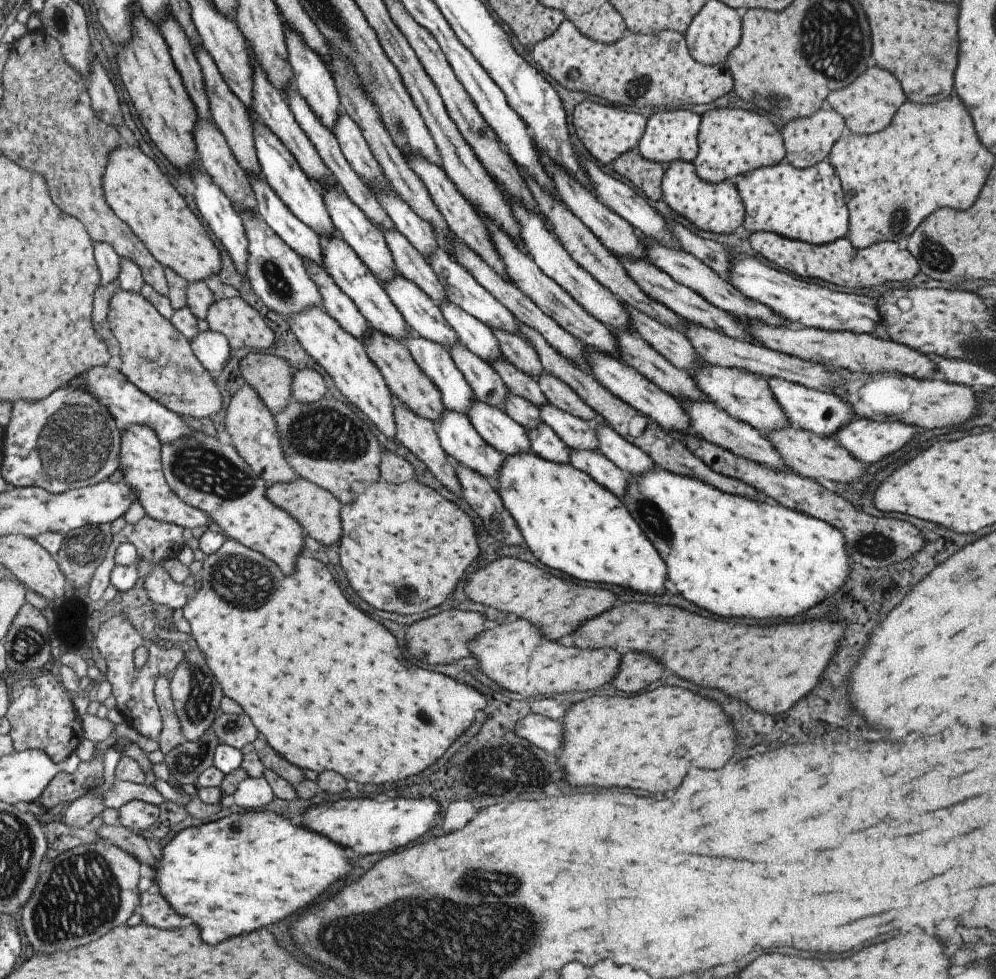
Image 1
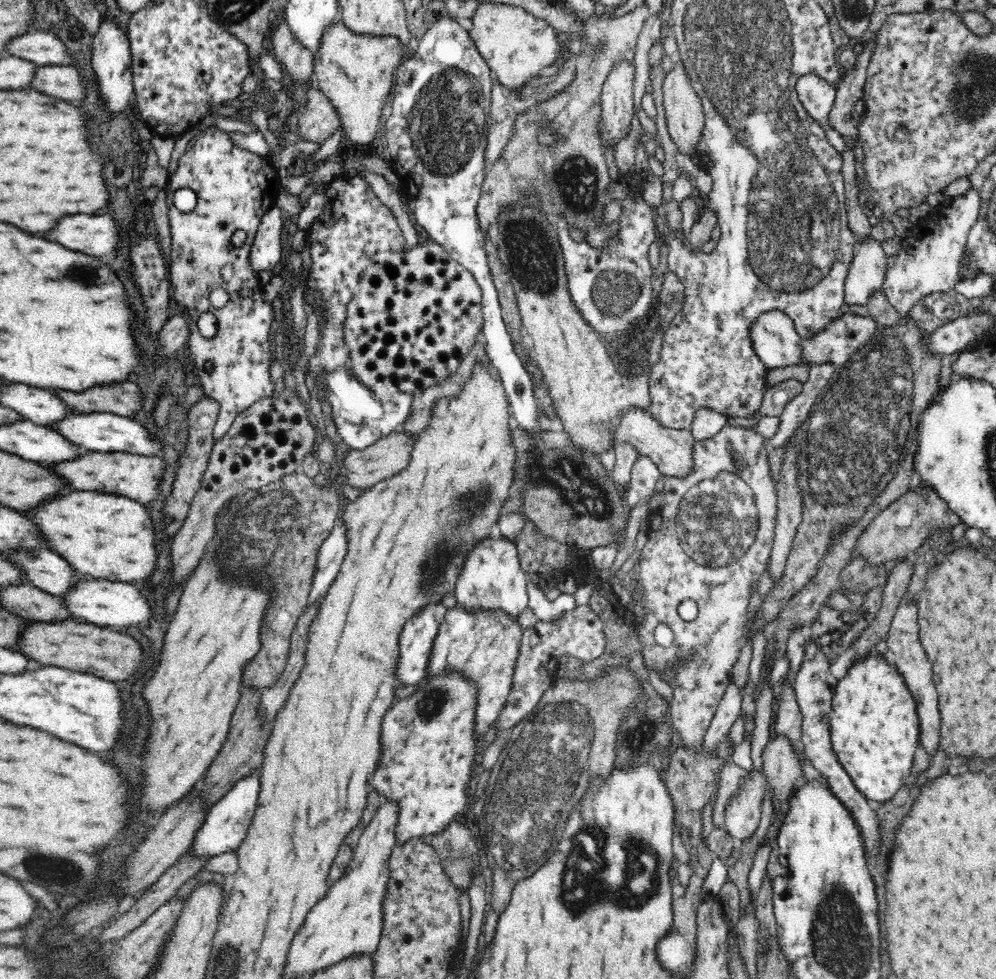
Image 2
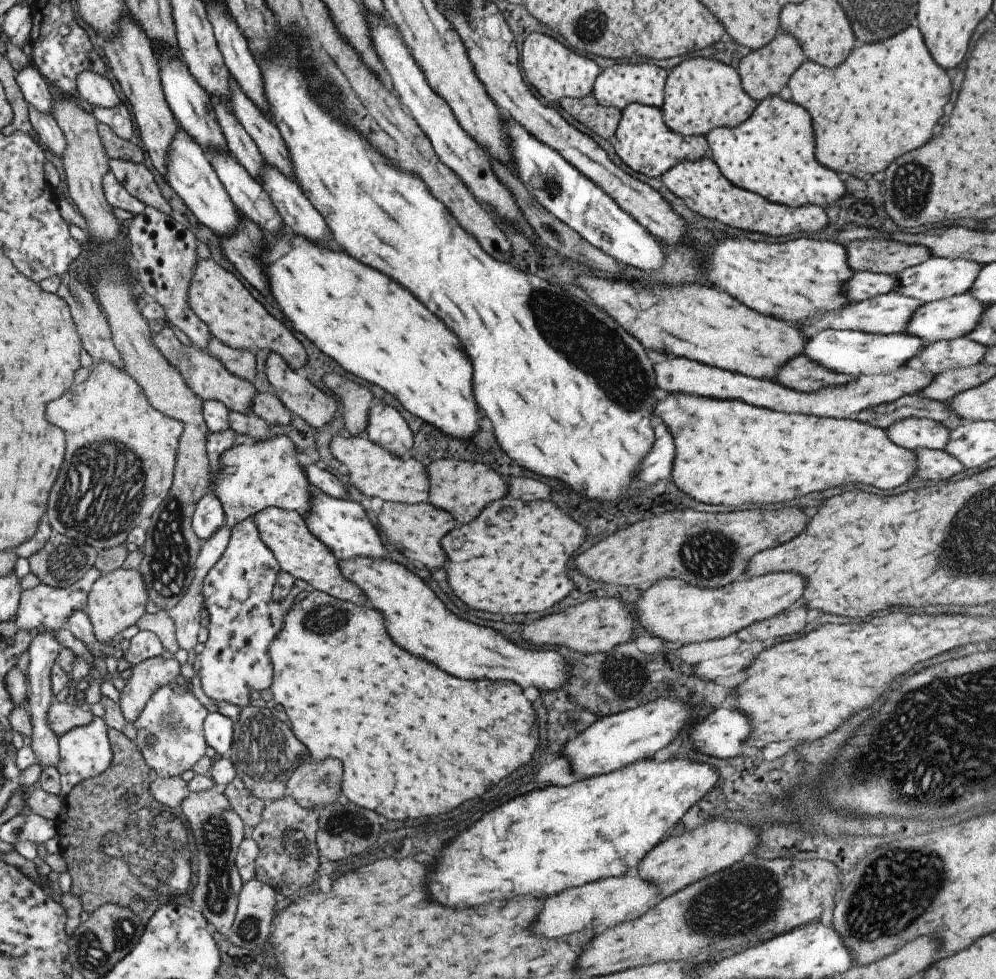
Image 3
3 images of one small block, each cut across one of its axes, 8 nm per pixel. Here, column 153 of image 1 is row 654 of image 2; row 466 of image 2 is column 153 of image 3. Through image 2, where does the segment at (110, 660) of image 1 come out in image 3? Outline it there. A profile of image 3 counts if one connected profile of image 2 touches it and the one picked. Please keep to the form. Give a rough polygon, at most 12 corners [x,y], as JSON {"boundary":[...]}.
{"boundary":[[179,674],[143,706],[135,743],[158,777],[205,755],[209,710]]}

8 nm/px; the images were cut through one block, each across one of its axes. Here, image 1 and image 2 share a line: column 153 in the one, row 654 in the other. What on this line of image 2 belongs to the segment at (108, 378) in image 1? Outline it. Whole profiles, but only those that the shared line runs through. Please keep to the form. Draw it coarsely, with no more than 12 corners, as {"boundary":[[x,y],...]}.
{"boundary":[[428,604],[399,634],[398,684],[418,685],[447,608]]}

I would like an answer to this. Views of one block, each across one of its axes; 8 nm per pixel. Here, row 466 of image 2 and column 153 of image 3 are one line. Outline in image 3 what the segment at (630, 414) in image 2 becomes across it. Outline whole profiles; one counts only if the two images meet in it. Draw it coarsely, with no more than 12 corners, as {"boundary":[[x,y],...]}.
{"boundary":[[161,656],[134,666],[119,705],[136,722],[154,691],[180,672]]}

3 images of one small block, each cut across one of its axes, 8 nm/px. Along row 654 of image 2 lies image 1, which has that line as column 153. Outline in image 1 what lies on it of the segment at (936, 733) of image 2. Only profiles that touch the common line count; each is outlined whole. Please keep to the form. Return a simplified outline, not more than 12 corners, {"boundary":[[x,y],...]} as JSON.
{"boundary":[[154,888],[140,895],[142,922],[156,928],[186,926]]}

